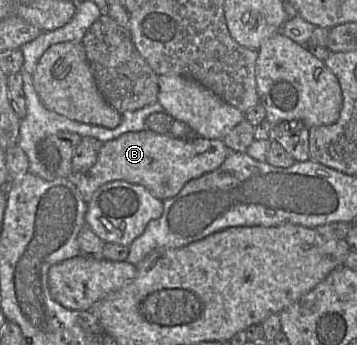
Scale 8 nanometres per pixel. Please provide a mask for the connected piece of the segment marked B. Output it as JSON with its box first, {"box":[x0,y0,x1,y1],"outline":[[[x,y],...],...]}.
{"box":[74,130,229,202],"outline":[[[150,130],[129,132],[103,143],[95,164],[82,173],[74,173],[74,181],[85,202],[99,187],[117,180],[142,185],[156,198],[166,200],[177,195],[189,181],[216,170],[229,152],[222,139],[183,140]]]}

